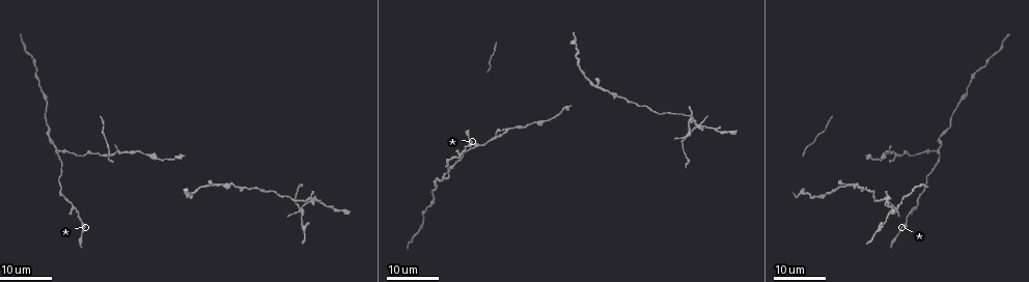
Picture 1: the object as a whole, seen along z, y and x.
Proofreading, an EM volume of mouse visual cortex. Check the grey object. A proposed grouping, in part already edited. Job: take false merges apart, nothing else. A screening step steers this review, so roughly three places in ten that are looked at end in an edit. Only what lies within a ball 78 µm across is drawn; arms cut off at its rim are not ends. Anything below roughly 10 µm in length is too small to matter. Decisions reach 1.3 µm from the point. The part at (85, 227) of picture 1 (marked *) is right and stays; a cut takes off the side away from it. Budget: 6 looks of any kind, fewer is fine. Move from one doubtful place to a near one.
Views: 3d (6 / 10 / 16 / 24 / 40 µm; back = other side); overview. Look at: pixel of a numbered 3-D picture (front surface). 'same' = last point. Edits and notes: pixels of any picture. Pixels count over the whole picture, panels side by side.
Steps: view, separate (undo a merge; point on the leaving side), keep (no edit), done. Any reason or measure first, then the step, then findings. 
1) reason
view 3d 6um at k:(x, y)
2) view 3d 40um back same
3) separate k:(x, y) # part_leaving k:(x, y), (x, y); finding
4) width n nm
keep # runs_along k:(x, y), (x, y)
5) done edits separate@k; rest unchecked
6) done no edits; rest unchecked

three arms meet
view 3d 16um at 1:(54, 152)

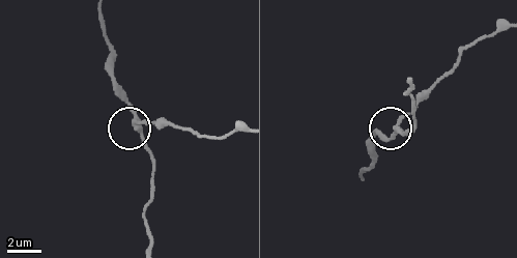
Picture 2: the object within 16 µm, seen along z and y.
closer look
view 3d 6um at 2:(397, 129)

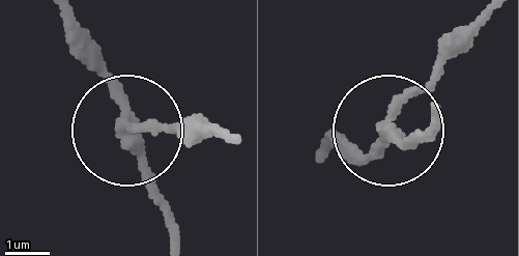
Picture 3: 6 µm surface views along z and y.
arms 3
separate 3:(172, 124) # part_leaving 3:(122, 121), (219, 125); two neurons meet here

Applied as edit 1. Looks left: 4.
two arms in line, one across
view 3d 24um at 1:(74, 207)

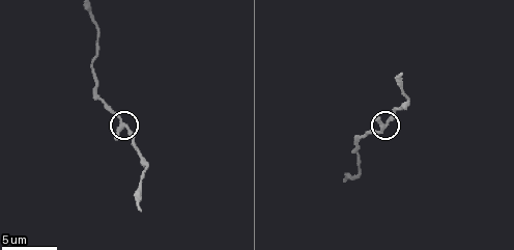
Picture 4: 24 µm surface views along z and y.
closer look
view 3d 10um at 4:(387, 126)

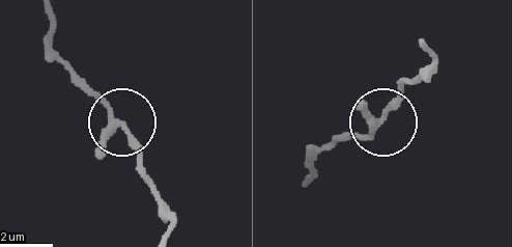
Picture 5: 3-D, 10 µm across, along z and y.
width 220 nm
keep # continuous, no second neuron

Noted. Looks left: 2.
done edits separate@3; rest unchecked

